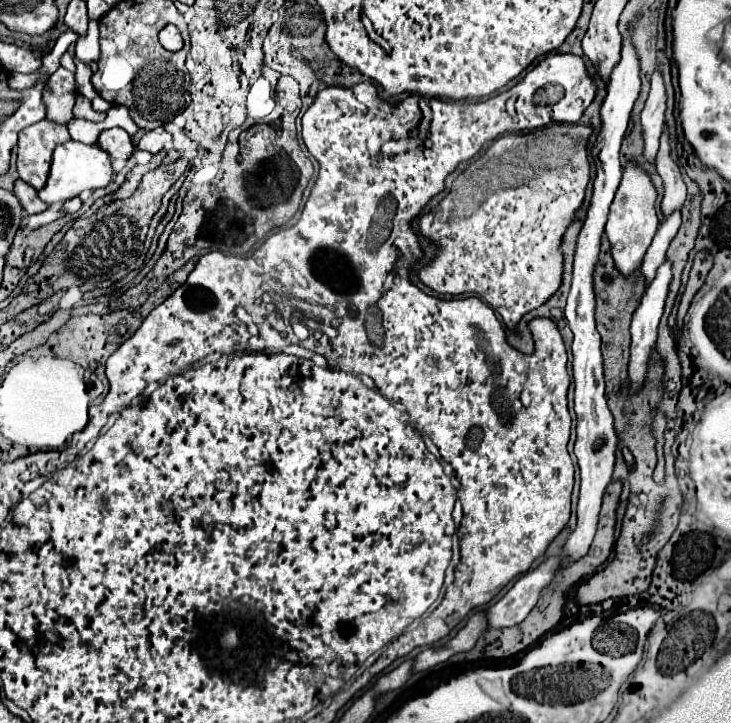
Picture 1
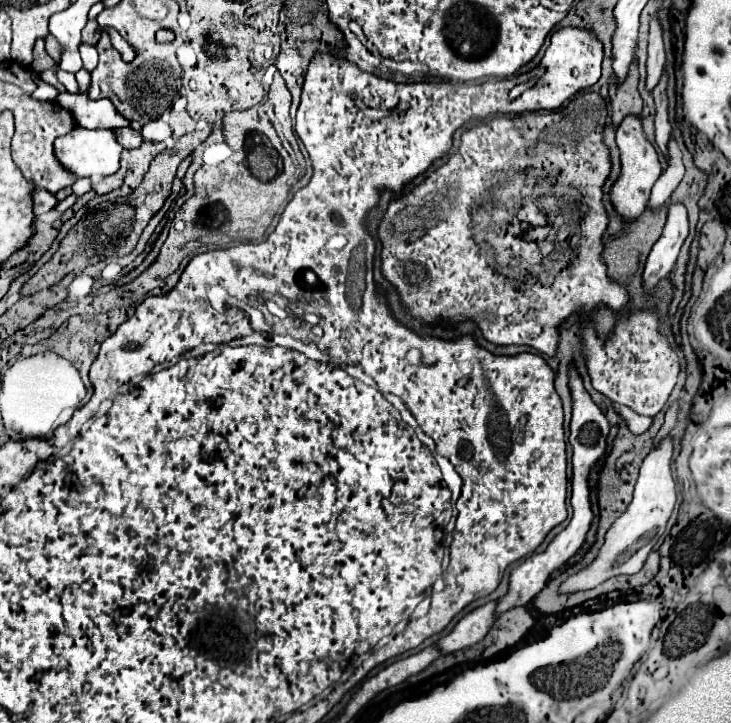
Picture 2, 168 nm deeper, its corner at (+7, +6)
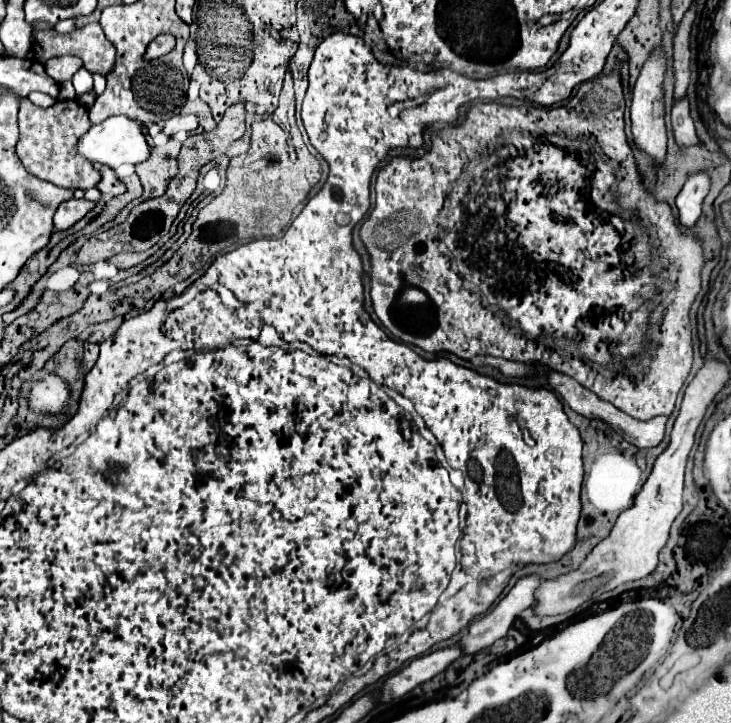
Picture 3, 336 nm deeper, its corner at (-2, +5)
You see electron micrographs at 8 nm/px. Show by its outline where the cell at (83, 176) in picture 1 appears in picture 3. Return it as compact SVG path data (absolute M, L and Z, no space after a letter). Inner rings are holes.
M118 115L118 117L108 117L106 121L102 121L100 125L92 125L88 129L88 133L84 133L84 137L80 137L78 145L76 145L76 151L80 155L84 155L90 163L102 163L110 169L116 169L124 163L130 163L130 165L138 165L142 161L148 159L150 155L150 149L148 149L148 143L140 131L140 123L136 123L134 119L128 119L124 115Z

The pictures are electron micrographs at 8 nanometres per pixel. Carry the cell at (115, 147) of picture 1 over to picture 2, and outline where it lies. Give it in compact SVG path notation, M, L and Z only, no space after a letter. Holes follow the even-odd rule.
M119 128L119 130L115 130L115 136L119 136L119 144L123 144L125 150L139 148L139 144L143 142L141 132L137 132L133 128Z

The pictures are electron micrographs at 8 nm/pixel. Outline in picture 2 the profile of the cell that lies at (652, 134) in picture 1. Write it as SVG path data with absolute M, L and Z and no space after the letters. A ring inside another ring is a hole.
M659 14L651 18L649 26L649 58L647 58L647 90L651 92L659 82L659 76L665 66L665 48L663 48L663 28Z

